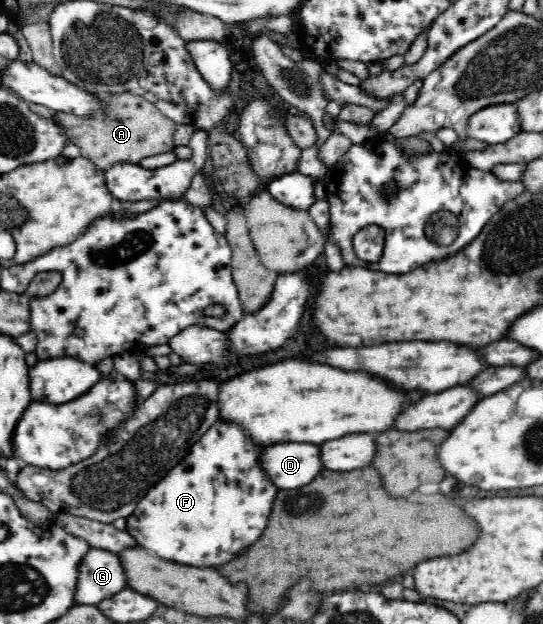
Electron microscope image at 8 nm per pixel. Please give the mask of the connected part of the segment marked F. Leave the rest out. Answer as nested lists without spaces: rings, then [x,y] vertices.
[[[220,418],[199,437],[182,462],[170,469],[158,485],[154,485],[138,502],[134,514],[127,517],[126,530],[134,538],[138,538],[138,542],[147,551],[156,552],[158,556],[174,560],[178,564],[216,569],[226,562],[232,562],[264,534],[274,500],[280,492],[276,483],[270,480],[268,471],[262,467],[264,448],[266,446],[252,440],[250,432],[246,432],[232,420]]]

